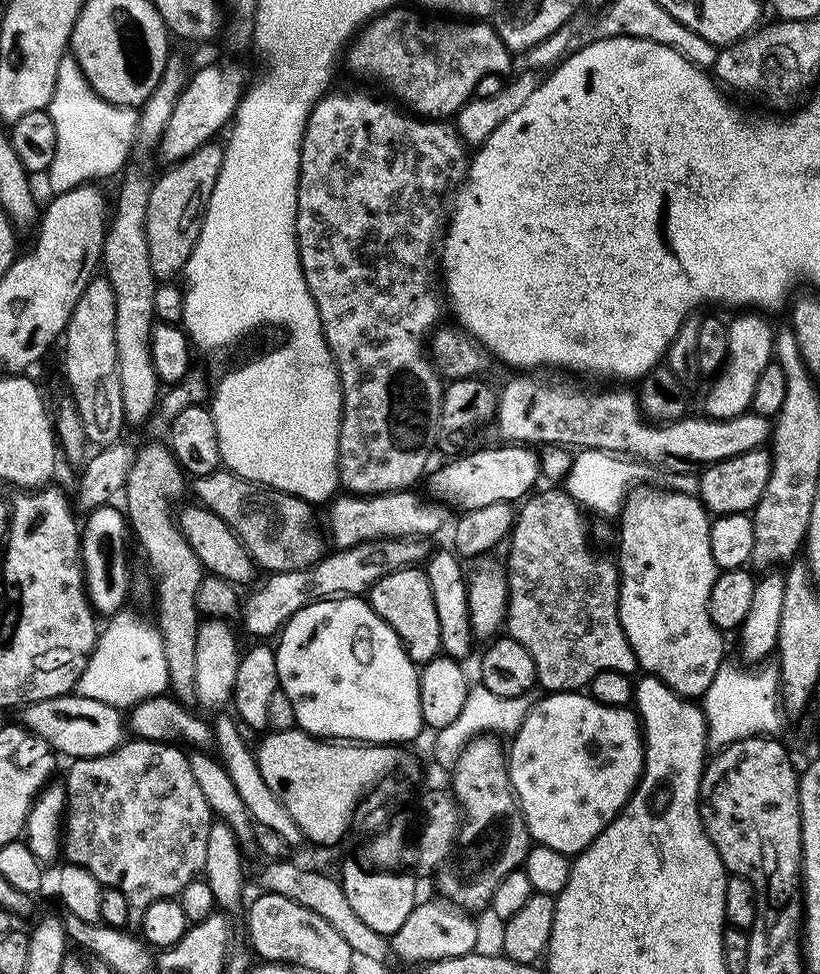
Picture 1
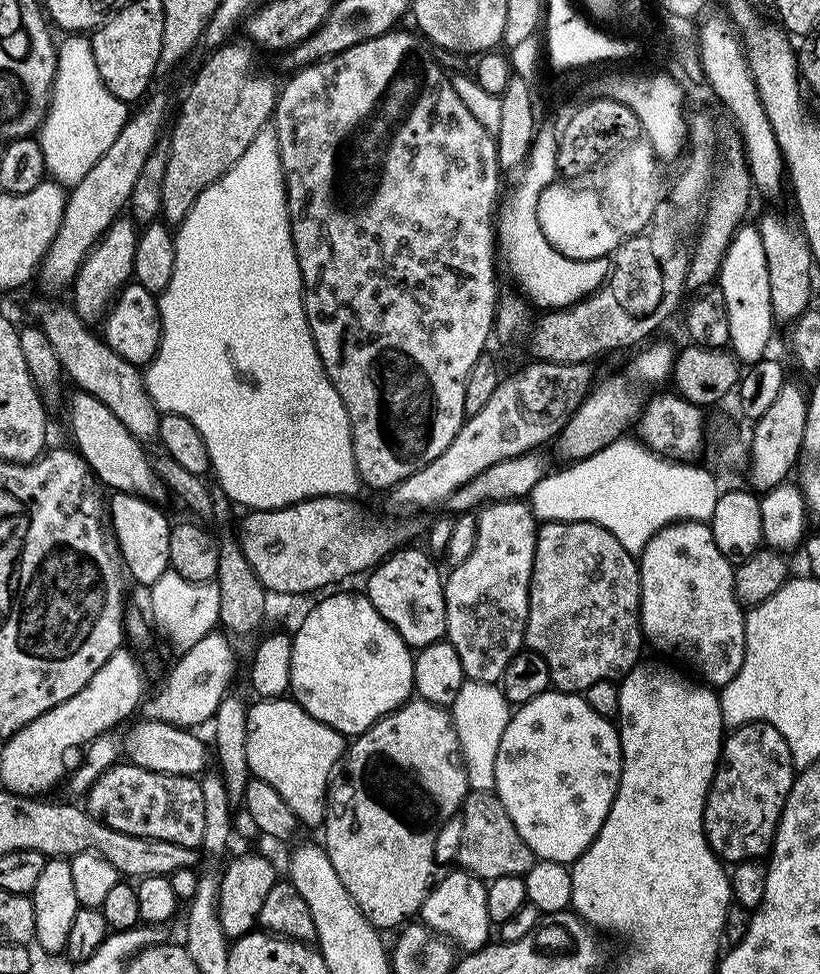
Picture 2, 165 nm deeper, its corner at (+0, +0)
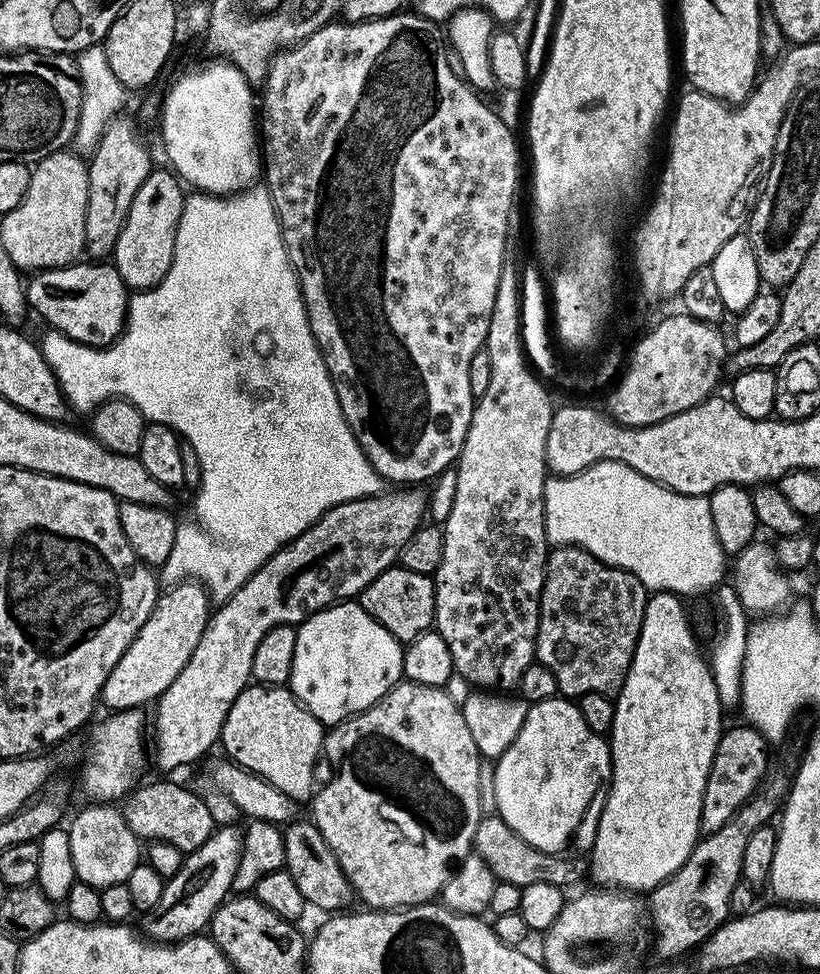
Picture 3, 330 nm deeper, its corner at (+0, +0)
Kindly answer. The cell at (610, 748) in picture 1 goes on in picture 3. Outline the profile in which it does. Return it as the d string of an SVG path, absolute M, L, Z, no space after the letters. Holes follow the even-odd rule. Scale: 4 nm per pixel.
M557 698L531 705L526 714L526 722L522 722L522 730L518 730L518 738L514 738L514 742L510 742L506 754L502 754L500 759L495 761L494 767L496 769L496 773L494 774L496 811L506 822L506 826L510 826L510 830L514 830L514 834L526 838L526 842L530 842L530 846L534 846L543 852L563 853L567 849L564 847L572 839L576 839L578 847L584 848L584 850L591 849L594 838L596 837L596 831L598 830L600 815L608 797L608 785L612 783L612 749L609 741L605 737L594 734L594 730L590 730L590 726L586 726L586 718L582 718L579 703L573 702L568 698Z

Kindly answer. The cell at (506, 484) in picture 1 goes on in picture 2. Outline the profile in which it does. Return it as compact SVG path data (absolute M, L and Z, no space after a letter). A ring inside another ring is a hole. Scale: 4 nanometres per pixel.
M652 344L649 348L641 347L636 357L628 364L628 376L604 376L595 381L588 389L584 401L578 406L578 410L566 422L566 426L555 437L556 456L561 461L561 465L576 464L580 460L590 458L598 454L598 450L606 450L615 440L621 439L628 427L635 425L640 419L640 413L644 411L646 403L645 393L640 393L640 384L660 384L669 379L672 374L672 364L676 361L676 352L668 344Z

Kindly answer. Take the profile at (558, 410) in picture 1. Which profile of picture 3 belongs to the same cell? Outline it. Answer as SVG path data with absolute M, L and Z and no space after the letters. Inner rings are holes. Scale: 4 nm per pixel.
M420 490L392 491L396 492L385 491L378 496L367 496L361 500L342 502L338 506L331 508L328 512L324 512L322 518L318 518L318 522L314 522L296 540L292 540L289 544L279 548L244 585L238 590L234 590L234 594L226 603L219 605L209 615L206 630L202 634L202 638L198 638L198 646L194 646L194 654L190 654L190 662L186 662L186 666L182 666L178 678L174 678L174 682L170 682L168 689L160 695L159 700L155 701L154 704L154 709L156 708L156 756L154 752L154 764L157 764L164 771L161 773L172 774L168 772L182 767L183 764L192 764L195 760L202 759L212 747L217 747L220 744L220 735L222 734L222 726L226 722L226 714L230 714L230 706L234 706L234 698L238 698L238 694L242 694L242 690L249 687L250 681L252 680L252 667L254 666L254 650L258 650L258 642L262 642L262 638L266 638L266 634L270 629L279 624L299 626L309 616L322 611L323 608L331 608L333 604L348 602L353 598L359 597L360 591L366 586L370 586L370 582L374 582L374 578L378 578L378 574L382 574L387 568L393 567L399 561L402 546L406 546L406 542L410 542L410 538L425 523L426 496L423 491L421 493L416 492Z

